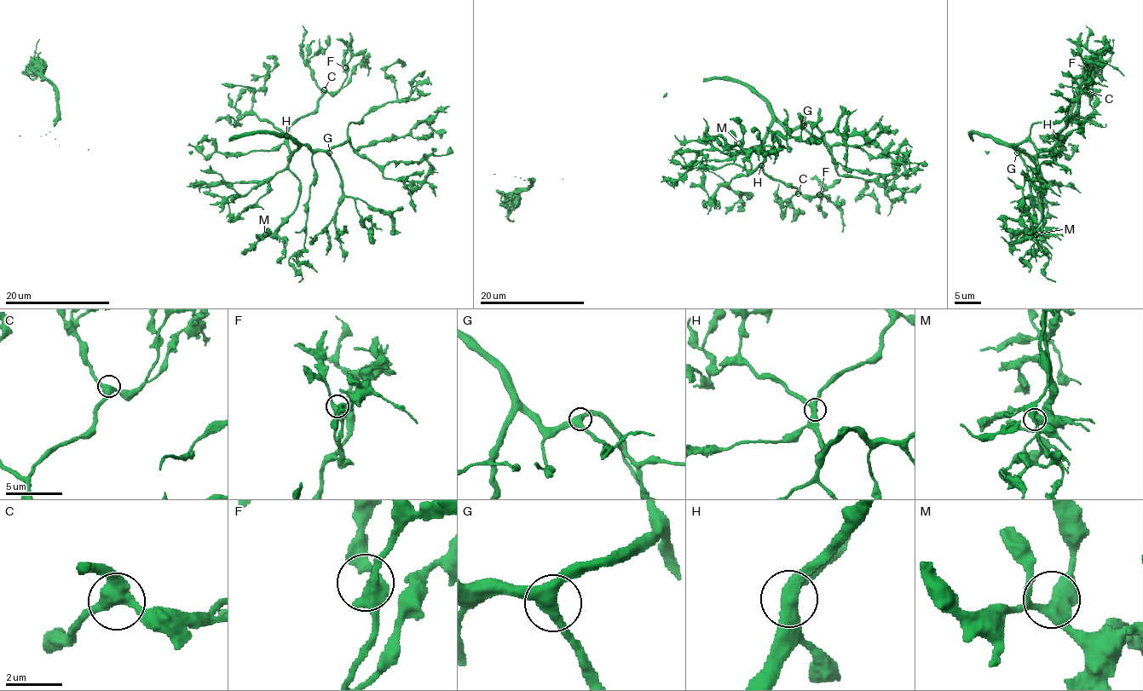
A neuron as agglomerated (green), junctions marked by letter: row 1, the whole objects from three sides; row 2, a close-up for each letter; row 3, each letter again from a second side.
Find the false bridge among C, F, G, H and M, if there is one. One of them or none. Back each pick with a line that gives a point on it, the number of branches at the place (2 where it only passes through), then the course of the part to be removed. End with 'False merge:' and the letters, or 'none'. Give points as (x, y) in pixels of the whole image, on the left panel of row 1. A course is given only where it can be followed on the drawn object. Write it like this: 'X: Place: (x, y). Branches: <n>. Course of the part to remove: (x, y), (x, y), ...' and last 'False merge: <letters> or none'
False merge: none

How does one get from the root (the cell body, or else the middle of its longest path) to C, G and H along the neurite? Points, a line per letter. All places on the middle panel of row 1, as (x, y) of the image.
C: (734, 164), (741, 164), (747, 169), (760, 167), (773, 179), (794, 187), (798, 193)
G: (734, 164), (755, 169), (761, 163), (763, 138), (775, 121), (787, 129), (804, 125)
H: (734, 164), (741, 164), (747, 169), (761, 165)

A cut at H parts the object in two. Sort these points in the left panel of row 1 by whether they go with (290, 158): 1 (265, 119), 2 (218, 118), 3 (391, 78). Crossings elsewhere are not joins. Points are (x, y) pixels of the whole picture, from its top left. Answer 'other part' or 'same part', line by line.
1: other part
2: other part
3: same part

